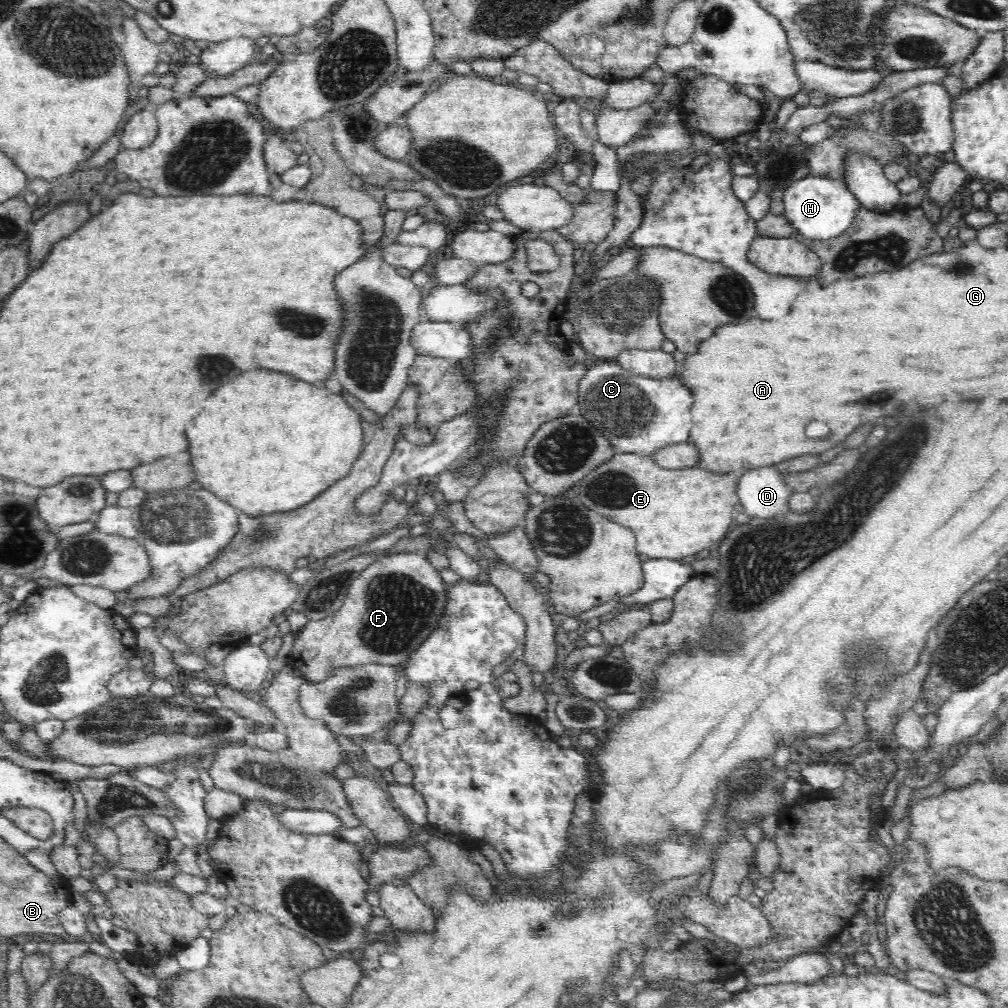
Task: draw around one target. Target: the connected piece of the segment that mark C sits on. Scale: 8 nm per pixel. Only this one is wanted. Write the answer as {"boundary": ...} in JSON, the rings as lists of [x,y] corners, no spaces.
{"boundary":[[[601,360],[591,365],[578,383],[577,403],[580,407],[580,414],[596,430],[605,435],[618,453],[632,452],[650,455],[670,444],[686,442],[690,428],[692,428],[692,418],[690,418],[692,402],[694,402],[692,392],[684,388],[678,380],[666,377],[664,380],[642,377],[629,369],[624,369],[616,360]]]}

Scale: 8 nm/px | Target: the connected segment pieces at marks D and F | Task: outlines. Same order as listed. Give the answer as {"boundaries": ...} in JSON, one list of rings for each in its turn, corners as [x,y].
{"boundaries":[[[[774,466],[746,471],[738,481],[736,494],[750,517],[781,518],[790,511],[788,501],[792,489]]],[[[404,552],[392,555],[382,555],[376,562],[372,562],[368,568],[365,568],[356,580],[352,582],[350,588],[348,589],[346,598],[344,599],[344,604],[336,614],[333,616],[328,616],[327,618],[322,618],[322,620],[309,620],[303,628],[299,630],[299,632],[295,635],[294,638],[294,646],[292,648],[292,652],[290,652],[291,656],[289,657],[289,662],[287,666],[291,669],[298,671],[305,680],[309,680],[310,682],[318,683],[324,682],[326,678],[328,678],[332,674],[332,670],[341,669],[343,666],[358,666],[358,665],[369,665],[370,663],[378,663],[382,665],[404,665],[406,661],[408,661],[408,656],[426,640],[426,636],[432,632],[432,630],[436,629],[438,618],[442,618],[442,614],[444,614],[444,608],[446,608],[445,604],[448,601],[449,595],[447,590],[447,585],[444,583],[442,577],[440,577],[440,573],[434,566],[430,565],[428,559],[425,554],[420,552]]]]}

